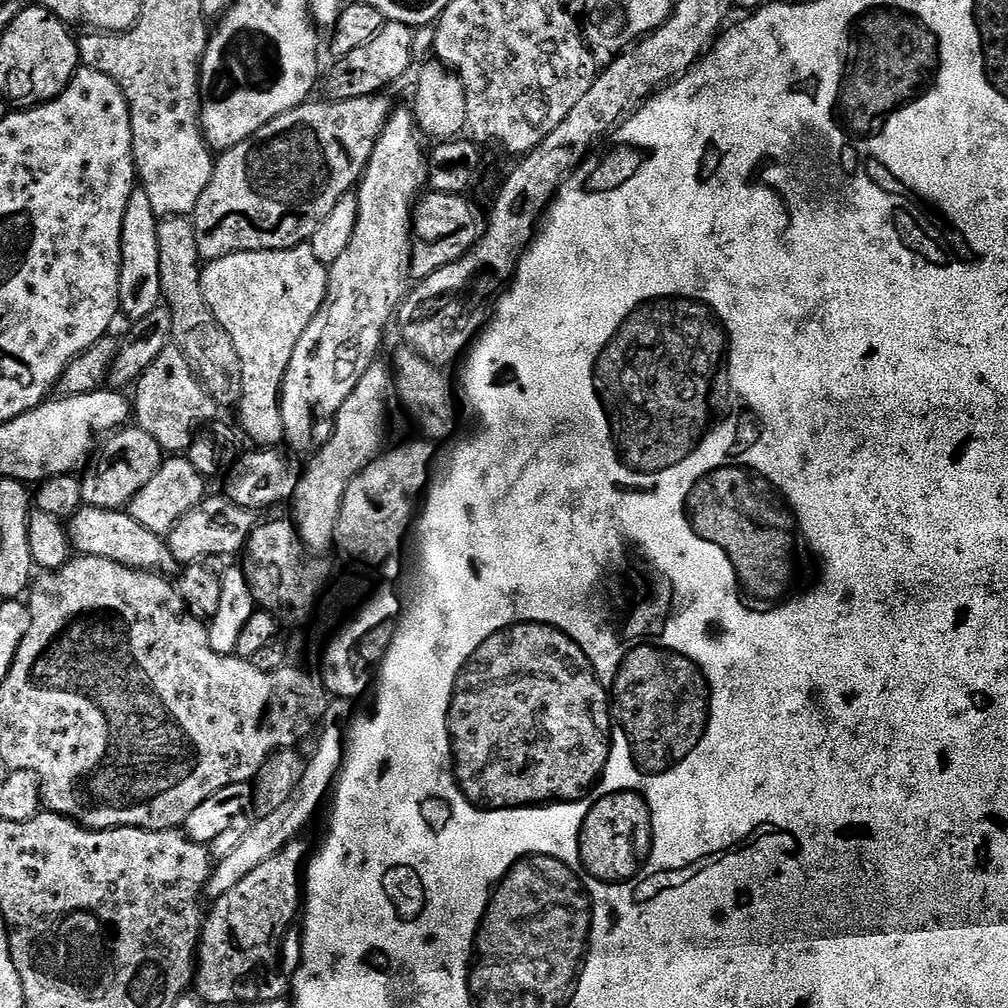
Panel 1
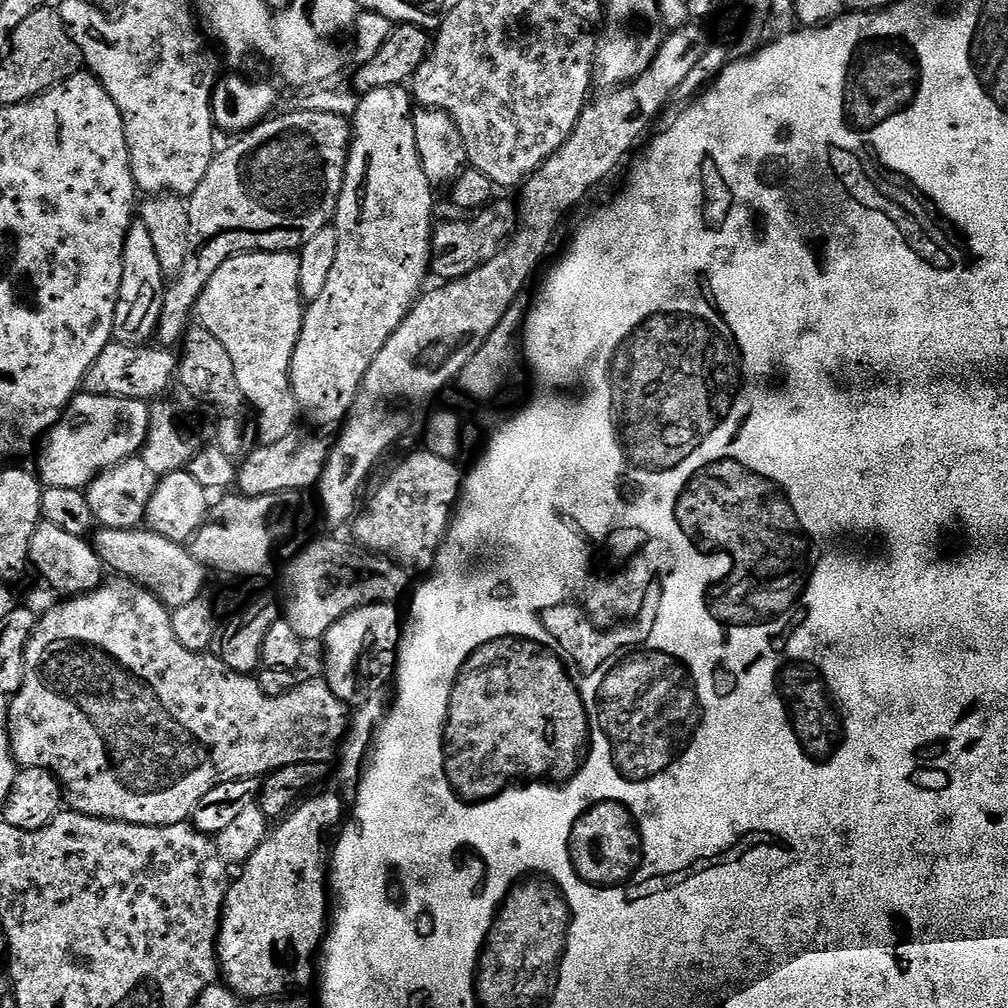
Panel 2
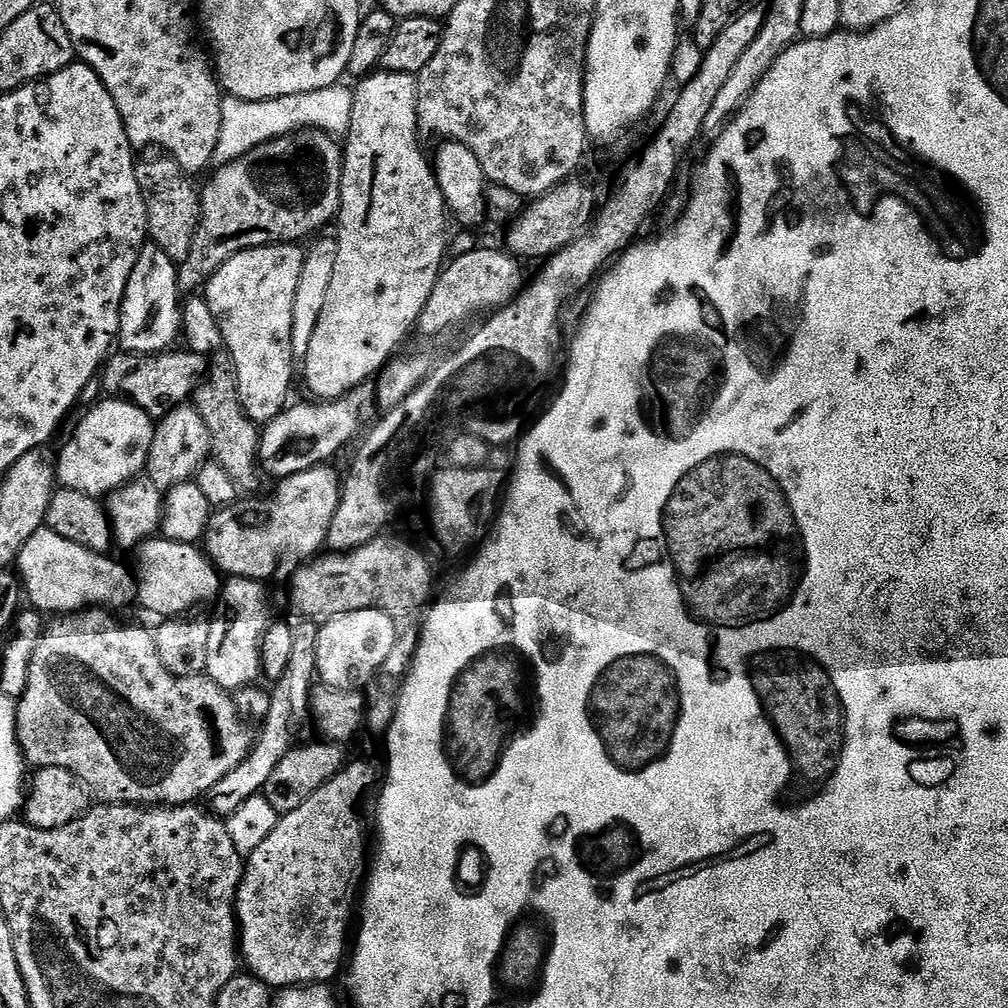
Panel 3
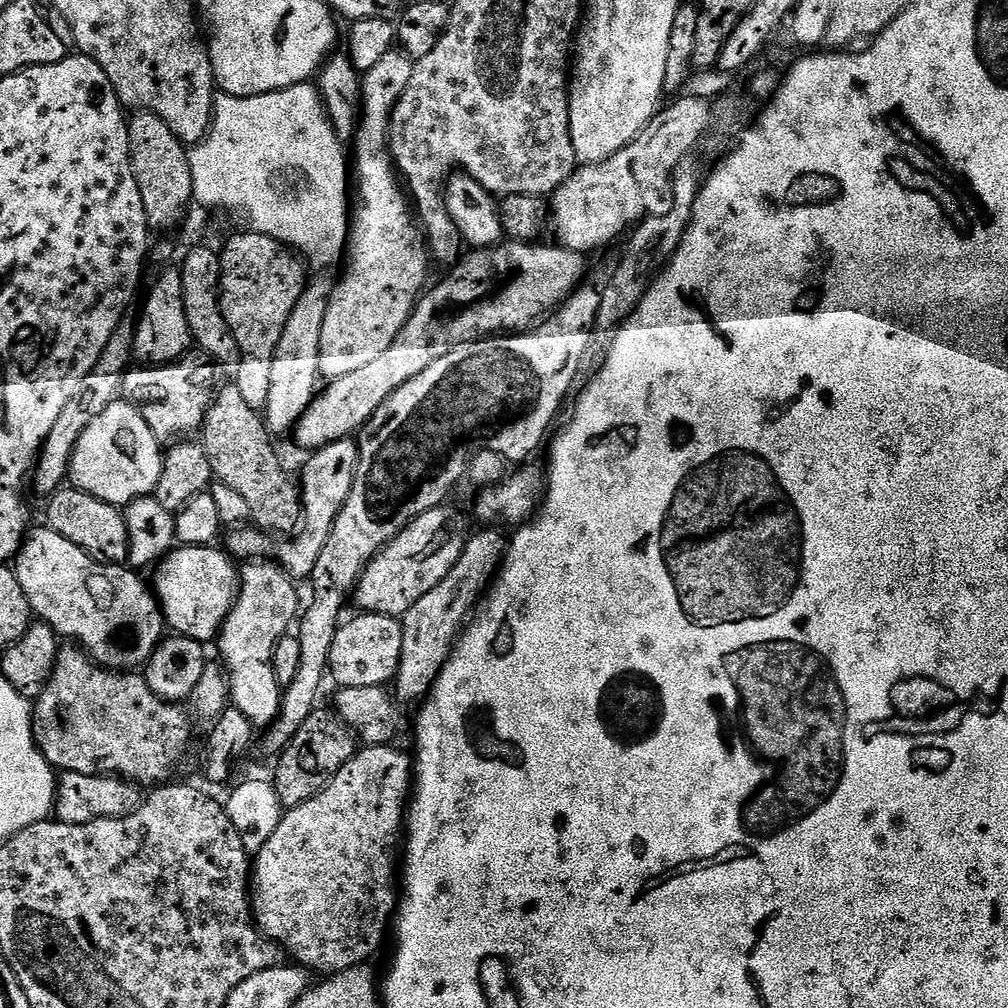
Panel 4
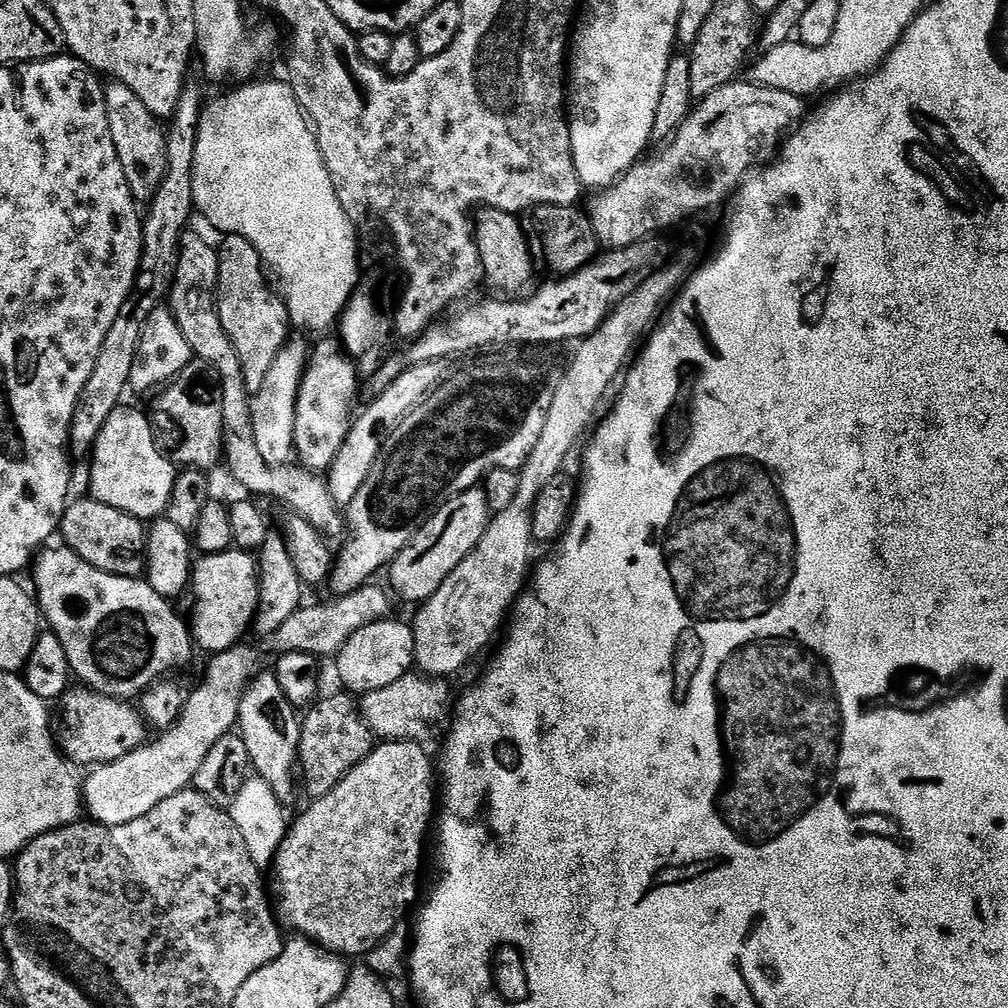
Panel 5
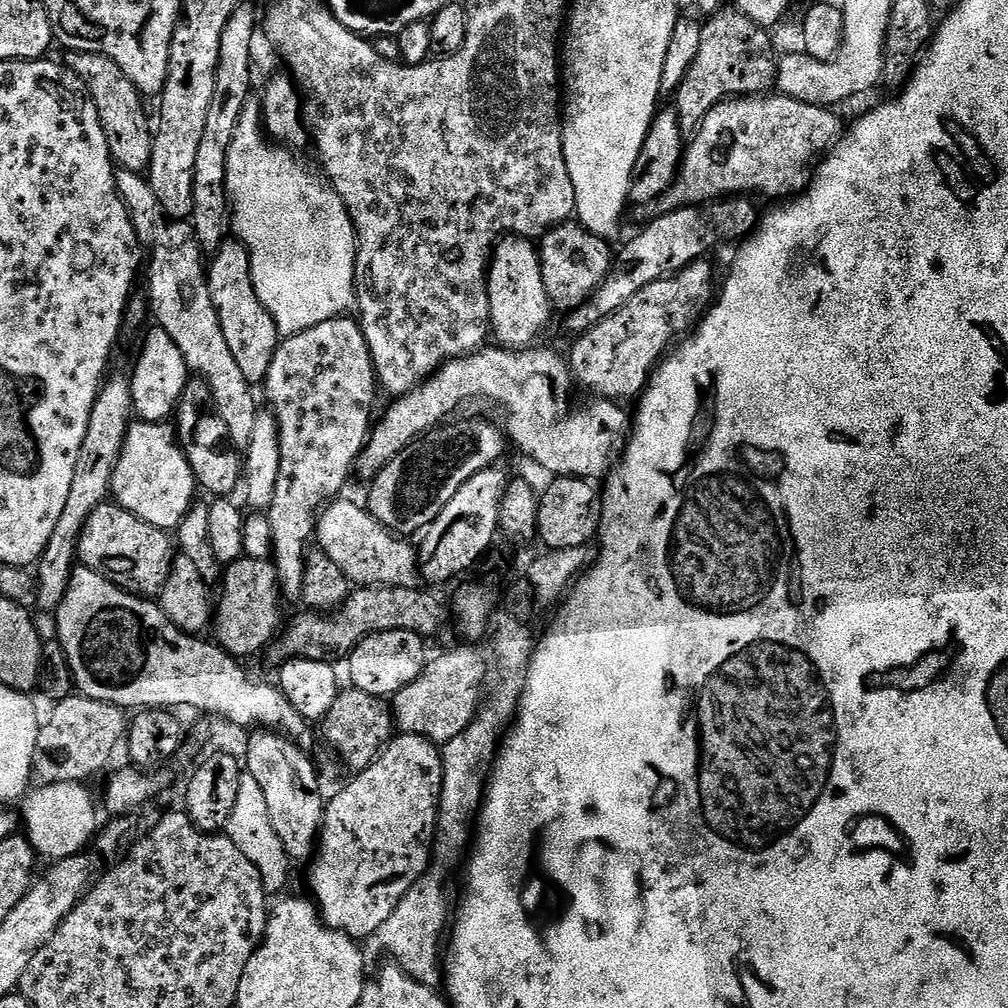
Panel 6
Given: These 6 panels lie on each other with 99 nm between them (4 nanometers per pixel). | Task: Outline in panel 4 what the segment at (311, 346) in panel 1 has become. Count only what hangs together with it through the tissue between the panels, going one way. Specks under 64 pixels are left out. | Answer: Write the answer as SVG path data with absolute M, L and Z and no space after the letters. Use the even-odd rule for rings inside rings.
M394 50L386 54L386 58L382 58L382 62L374 66L374 70L365 72L362 76L362 115L354 133L354 192L360 197L357 200L355 197L354 211L350 216L350 235L346 249L348 269L345 270L340 285L331 289L320 343L320 375L328 382L342 378L342 374L351 374L353 370L362 370L362 366L370 366L374 358L386 354L386 350L390 350L393 342L400 337L400 331L406 326L412 316L412 309L416 307L429 283L430 248L421 225L412 224L414 208L402 187L402 180L390 151L392 114L396 111L396 103L410 86L410 78L415 69L416 64L407 52Z

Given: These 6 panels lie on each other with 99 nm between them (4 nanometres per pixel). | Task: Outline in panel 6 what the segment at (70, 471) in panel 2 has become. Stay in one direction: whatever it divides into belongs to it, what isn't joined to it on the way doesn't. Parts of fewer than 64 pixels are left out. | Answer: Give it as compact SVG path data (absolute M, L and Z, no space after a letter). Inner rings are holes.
M133 422L124 433L124 442L120 446L120 457L112 471L111 499L121 508L130 510L142 522L150 522L165 530L174 530L182 522L188 508L197 499L198 485L196 475L190 470L190 462L184 456L184 450L178 443L178 433L171 423L145 424Z

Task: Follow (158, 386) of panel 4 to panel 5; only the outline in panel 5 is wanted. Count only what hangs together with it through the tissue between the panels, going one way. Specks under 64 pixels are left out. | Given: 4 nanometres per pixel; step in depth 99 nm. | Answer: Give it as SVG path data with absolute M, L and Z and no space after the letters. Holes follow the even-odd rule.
M193 358L181 370L179 376L171 381L156 398L157 400L152 404L153 410L158 415L165 416L170 423L180 427L172 436L173 442L176 443L172 452L170 451L170 459L173 464L181 469L212 470L216 463L221 463L224 460L224 423L222 422L220 375L209 360Z

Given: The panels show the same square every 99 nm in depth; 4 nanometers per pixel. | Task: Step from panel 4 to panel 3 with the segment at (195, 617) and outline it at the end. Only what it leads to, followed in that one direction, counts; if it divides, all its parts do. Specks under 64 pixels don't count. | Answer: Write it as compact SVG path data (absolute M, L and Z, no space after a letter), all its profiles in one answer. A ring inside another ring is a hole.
M153 538L145 540L138 549L140 555L140 576L138 572L138 588L146 599L152 600L148 608L159 618L180 618L191 608L196 608L199 604L204 604L207 600L217 599L222 588L222 576L215 564L208 559L207 555L197 545L183 544L173 540L163 538Z

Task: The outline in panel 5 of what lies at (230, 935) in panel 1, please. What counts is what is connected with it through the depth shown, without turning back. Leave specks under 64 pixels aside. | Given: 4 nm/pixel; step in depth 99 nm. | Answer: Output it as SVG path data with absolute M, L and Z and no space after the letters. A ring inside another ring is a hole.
M409 740L377 743L372 752L366 758L362 758L362 762L358 762L358 766L354 766L340 779L338 786L334 786L330 794L315 797L311 801L312 805L297 820L293 819L289 823L288 833L278 846L276 857L270 865L270 873L272 872L270 892L274 897L274 912L285 929L293 928L296 931L293 933L312 941L316 947L323 948L334 956L364 958L402 924L404 920L402 918L407 914L408 907L416 900L416 887L420 884L420 867L424 864L424 839L428 836L428 823L431 820L433 823L434 809L438 804L438 776L434 771L433 757L432 760L428 757L428 751L425 745L415 744Z

